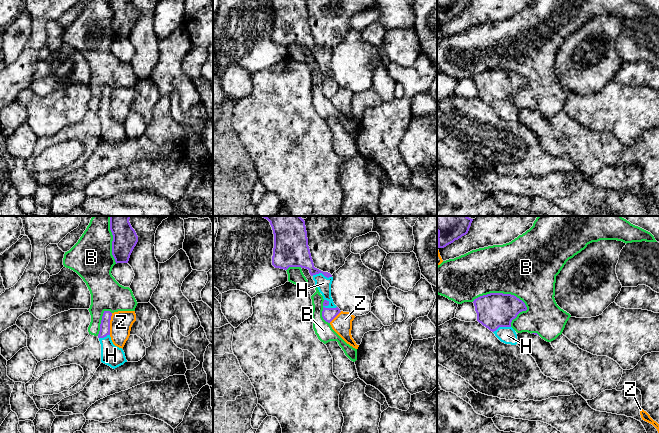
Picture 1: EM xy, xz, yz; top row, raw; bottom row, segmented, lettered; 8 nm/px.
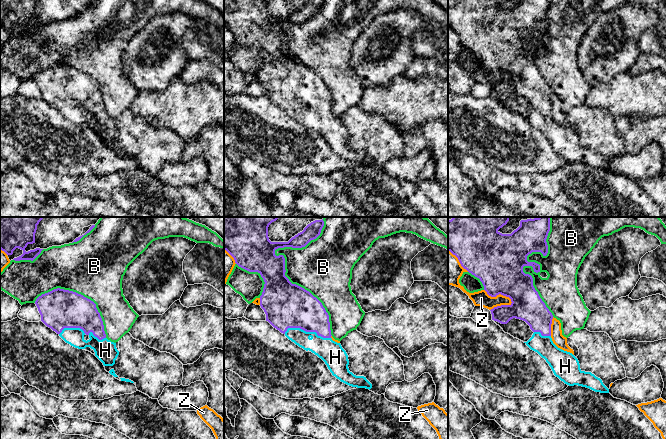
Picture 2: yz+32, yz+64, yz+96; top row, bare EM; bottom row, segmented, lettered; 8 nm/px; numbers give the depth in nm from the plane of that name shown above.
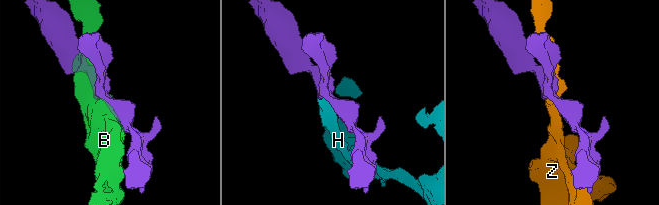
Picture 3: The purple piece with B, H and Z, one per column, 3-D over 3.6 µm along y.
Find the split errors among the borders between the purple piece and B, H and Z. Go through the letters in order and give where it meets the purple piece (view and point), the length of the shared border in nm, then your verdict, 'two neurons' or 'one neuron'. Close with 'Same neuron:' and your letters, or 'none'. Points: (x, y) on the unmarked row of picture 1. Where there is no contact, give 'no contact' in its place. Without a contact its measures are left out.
B: contact yz (501, 69); length 460 nm; two neurons
H: contact xz (328, 84); length 120 nm; one neuron
Z: contact xy (109, 100); length 180 nm; two neurons
Same neuron: H

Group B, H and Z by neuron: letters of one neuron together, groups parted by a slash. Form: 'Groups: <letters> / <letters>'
Groups: B / H / Z

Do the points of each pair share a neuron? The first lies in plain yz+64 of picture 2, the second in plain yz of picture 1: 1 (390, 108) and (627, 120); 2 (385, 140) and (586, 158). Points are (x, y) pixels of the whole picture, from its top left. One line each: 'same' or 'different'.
1: same
2: same

